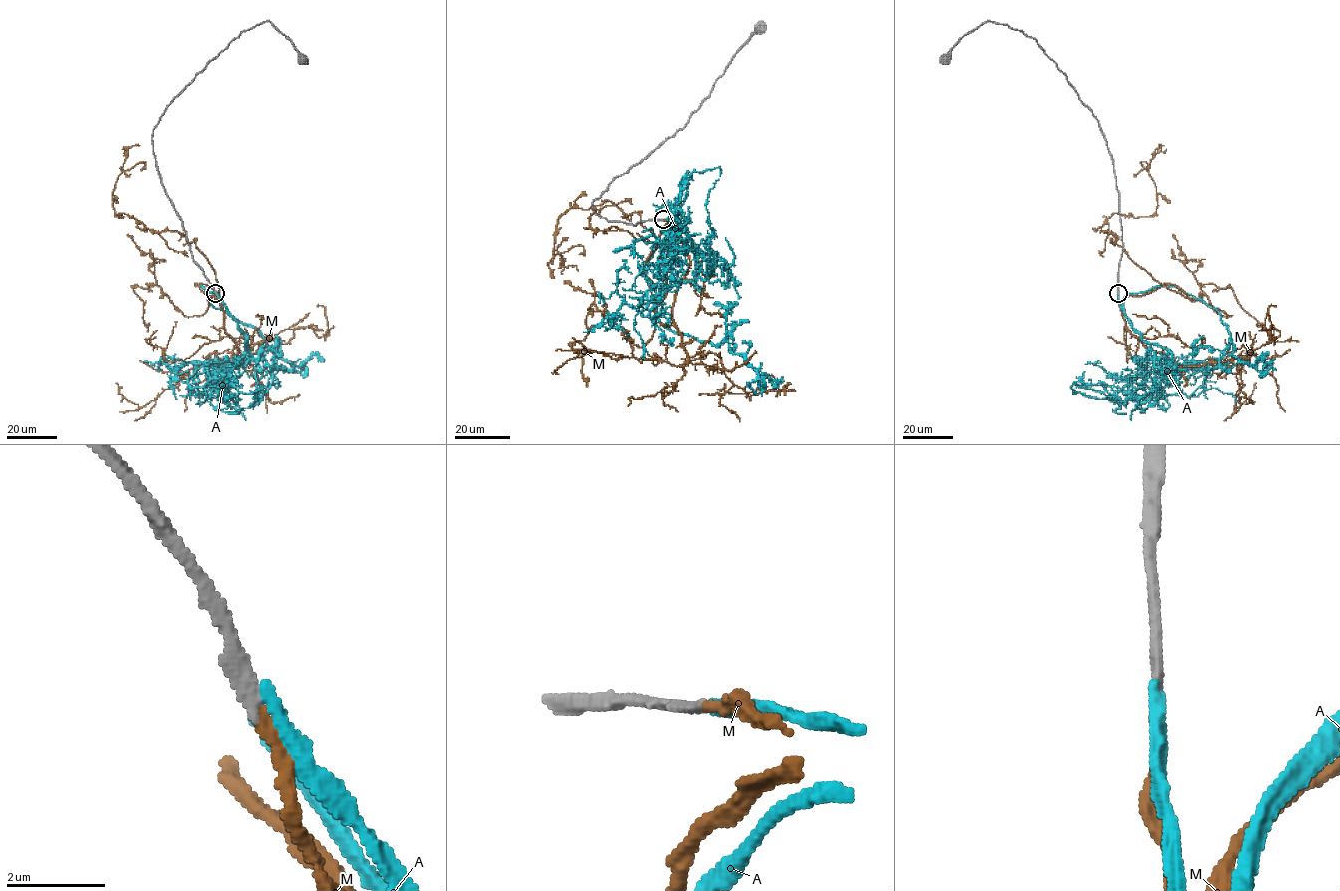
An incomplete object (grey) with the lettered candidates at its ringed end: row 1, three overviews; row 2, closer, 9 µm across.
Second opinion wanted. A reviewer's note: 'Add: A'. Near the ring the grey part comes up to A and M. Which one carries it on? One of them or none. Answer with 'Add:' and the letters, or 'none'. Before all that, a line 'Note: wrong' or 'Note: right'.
Note: wrong
Add: M

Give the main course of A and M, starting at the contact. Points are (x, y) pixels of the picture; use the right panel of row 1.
A: (1118, 292), (1122, 307), (1157, 285), (1201, 298), (1228, 330), (1224, 352), (1269, 364), (1259, 377)
M: (1118, 293), (1120, 303), (1169, 283), (1194, 300), (1101, 230), (1114, 213), (1156, 211), (1148, 166), (1163, 145)

